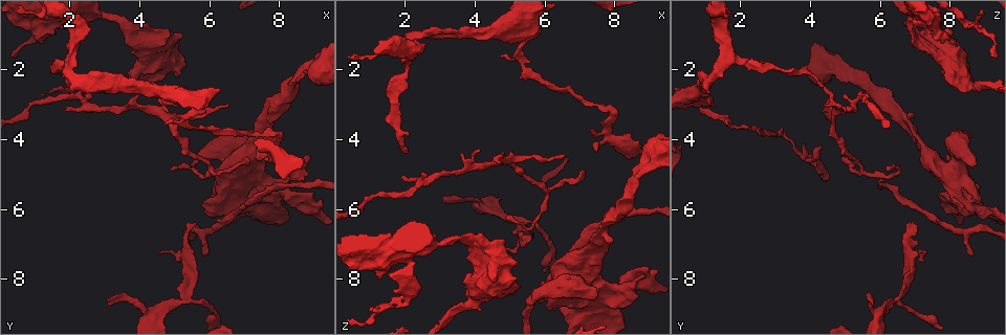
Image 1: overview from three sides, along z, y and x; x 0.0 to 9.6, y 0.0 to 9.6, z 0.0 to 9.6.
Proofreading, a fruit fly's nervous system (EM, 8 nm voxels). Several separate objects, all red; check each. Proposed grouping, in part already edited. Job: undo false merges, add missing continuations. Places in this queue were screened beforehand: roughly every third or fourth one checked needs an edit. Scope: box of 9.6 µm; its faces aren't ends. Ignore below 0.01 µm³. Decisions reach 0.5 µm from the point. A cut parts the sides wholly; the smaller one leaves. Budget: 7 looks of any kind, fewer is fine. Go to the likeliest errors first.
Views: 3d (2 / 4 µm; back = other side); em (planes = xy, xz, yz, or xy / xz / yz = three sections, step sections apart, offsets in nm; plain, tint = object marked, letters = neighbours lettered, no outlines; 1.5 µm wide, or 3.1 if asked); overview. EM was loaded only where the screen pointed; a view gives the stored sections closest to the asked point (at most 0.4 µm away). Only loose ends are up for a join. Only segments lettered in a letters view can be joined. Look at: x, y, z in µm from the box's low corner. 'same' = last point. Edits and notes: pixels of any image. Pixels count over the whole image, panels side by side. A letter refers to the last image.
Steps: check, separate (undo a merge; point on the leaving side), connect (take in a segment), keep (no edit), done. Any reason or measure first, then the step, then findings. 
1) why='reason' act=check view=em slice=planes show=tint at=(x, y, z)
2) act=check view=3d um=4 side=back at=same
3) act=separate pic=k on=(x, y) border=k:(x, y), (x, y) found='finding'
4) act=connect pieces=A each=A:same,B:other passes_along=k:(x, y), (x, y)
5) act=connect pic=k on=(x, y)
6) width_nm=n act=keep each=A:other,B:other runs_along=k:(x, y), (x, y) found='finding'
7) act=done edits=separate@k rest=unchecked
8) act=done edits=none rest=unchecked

why='free end' act=check view=3d um=4 at=(5.65, 4.75, 8.70)

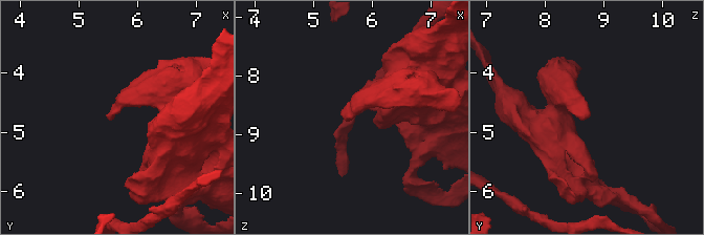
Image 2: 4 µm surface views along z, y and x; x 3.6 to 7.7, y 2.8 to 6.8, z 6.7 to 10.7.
act=check view=em slice=planes show=plain at=(5.60, 4.80, 8.70)

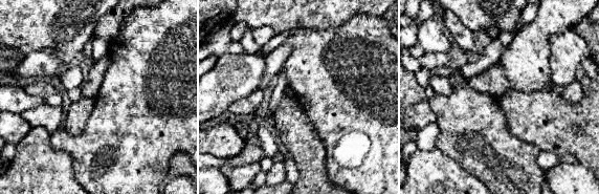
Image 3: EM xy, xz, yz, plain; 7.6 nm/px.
why='what lies round it' act=check view=em slice=planes show=letters at=same

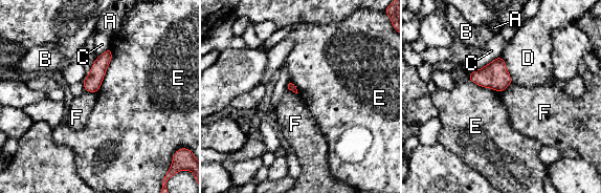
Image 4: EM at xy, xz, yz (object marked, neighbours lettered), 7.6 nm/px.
act=keep each=A:other,B:other,C:other,D:other,E:other,F:other border=4:(110, 47), (111, 61), (96, 93) found='no lettered segment goes on from it'

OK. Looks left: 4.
why='thick turns thin' act=check view=3d um=2 at=(4.00, 2.35, 8.45)

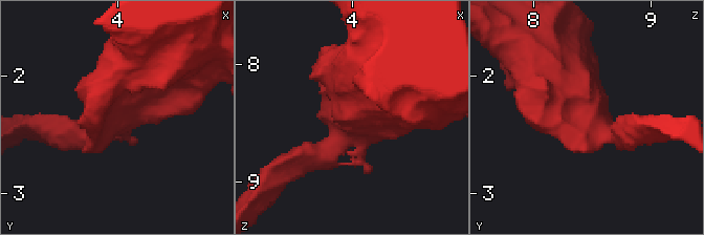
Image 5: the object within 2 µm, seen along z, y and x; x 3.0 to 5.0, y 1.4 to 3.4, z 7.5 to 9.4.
arm_widths_nm=190,650 act=check view=em slice=planes show=tint at=(3.98, 2.32, 8.48)

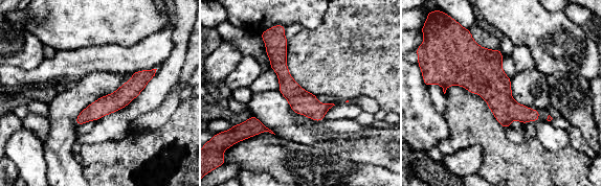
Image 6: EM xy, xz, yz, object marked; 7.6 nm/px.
why='see the neighbours' act=check view=em slice=planes show=letters at=same

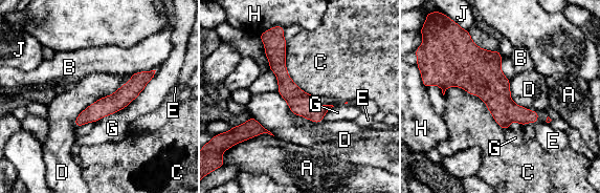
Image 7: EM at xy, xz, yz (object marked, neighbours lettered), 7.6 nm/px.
act=keep each=A:other,B:other,C:other,D:other,E:other,G:other,H:other,J:other runs_along=7:(281, 35), (286, 86), (317, 120) found='one neuron here'

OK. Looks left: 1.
act=done edits=none rest=unchecked

